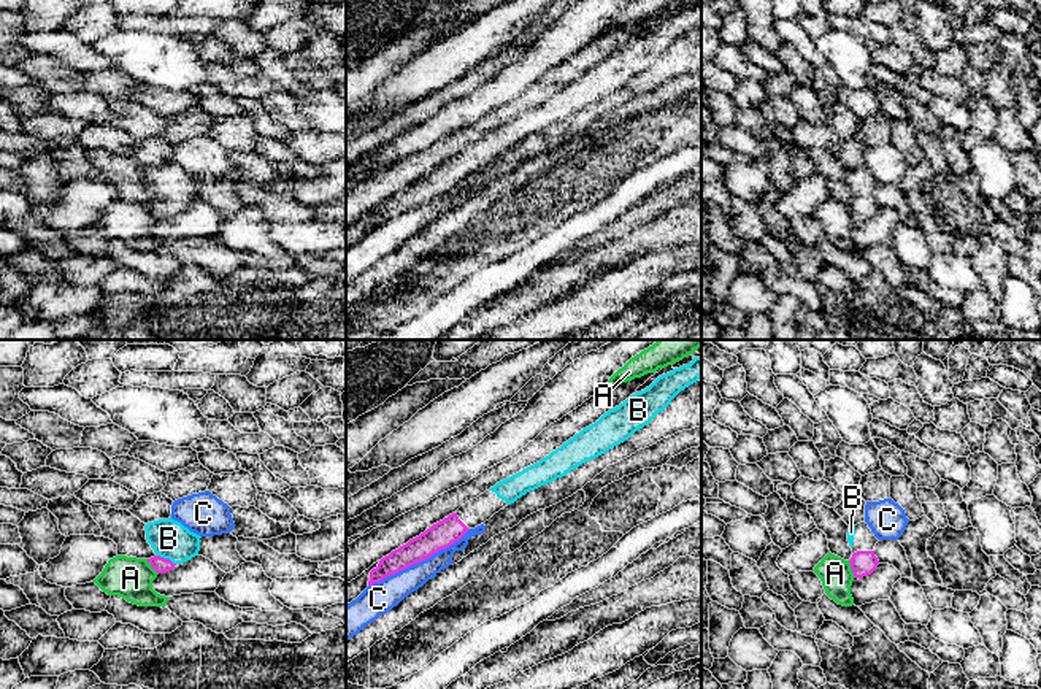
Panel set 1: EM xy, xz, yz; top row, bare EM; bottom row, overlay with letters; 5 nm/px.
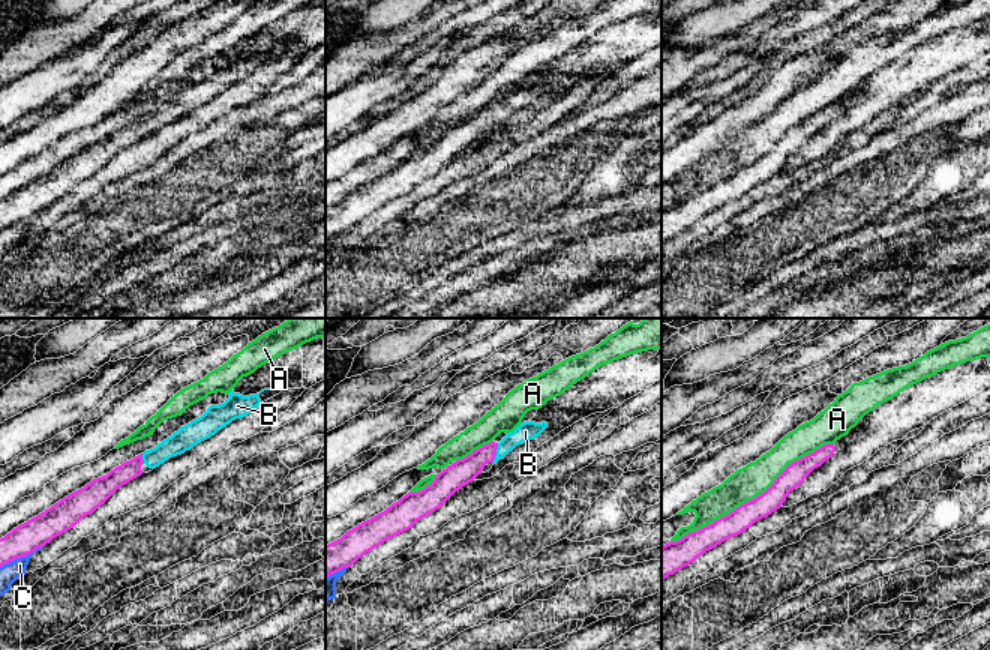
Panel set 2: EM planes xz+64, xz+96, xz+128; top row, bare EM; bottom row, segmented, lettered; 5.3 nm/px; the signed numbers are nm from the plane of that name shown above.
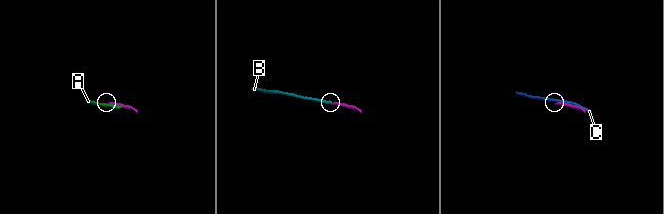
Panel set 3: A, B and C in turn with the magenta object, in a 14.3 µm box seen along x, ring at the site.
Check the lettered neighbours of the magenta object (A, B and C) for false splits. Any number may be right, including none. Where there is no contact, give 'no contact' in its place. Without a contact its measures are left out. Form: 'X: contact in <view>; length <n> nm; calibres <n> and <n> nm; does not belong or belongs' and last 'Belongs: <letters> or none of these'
A: contact in yz; length 100 nm; calibres 130 and 160 nm; does not belong
B: contact in xy; length 120 nm; calibres 80 and 200 nm; belongs
C: contact in xz; length 600 nm; calibres 140 and 150 nm; does not belong
Belongs: B

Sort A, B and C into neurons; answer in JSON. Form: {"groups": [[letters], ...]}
{"groups": [["A"], ["B"], ["C"]]}

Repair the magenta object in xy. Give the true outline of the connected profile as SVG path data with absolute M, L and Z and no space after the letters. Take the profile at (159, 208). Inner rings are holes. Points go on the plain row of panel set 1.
M171 162L148 167L144 175L146 184L156 197L148 206L157 217L167 217L176 208L198 200L202 181Z

